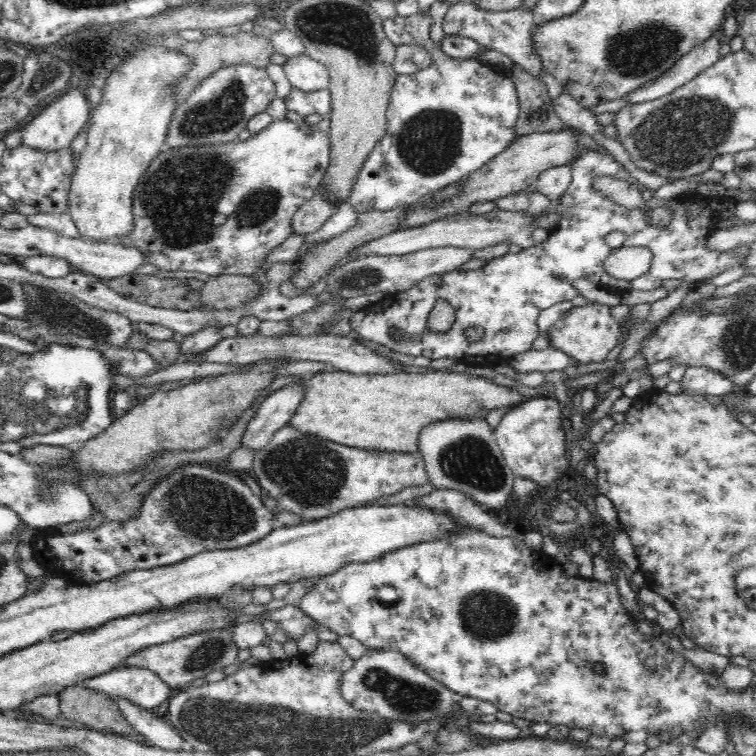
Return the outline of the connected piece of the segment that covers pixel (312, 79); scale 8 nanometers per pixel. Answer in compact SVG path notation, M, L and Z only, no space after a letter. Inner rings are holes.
M307 55L286 58L283 70L293 88L304 92L314 92L329 88L328 69Z

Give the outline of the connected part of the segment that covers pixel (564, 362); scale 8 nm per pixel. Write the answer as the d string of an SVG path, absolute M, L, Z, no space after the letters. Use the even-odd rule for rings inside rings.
M548 346L545 350L527 350L526 352L518 353L513 356L512 361L510 362L510 366L516 370L516 372L552 372L552 370L562 371L567 366L577 366L577 368L581 364L581 362L574 362L573 358L570 358L565 352L554 348L553 346Z

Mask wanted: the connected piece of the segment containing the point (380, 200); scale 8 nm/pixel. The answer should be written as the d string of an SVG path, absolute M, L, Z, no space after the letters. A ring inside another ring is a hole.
M419 10L411 16L392 16L388 20L382 20L382 24L392 43L417 43L429 51L432 62L428 68L414 74L397 75L386 111L386 134L366 157L347 200L351 208L360 213L371 210L389 211L414 204L482 168L518 139L514 138L514 134L518 124L520 99L508 69L492 68L477 60L448 57L441 48L433 46L429 33L432 17L428 12L424 14Z

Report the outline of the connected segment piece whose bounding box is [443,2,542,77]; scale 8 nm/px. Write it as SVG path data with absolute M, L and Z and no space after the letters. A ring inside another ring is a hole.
M454 2L444 18L443 30L445 34L474 39L487 50L495 50L510 57L515 64L524 67L532 77L537 77L542 69L542 59L539 58L532 39L535 19L533 12L526 12L521 8L506 12L490 12L477 6L475 2Z

